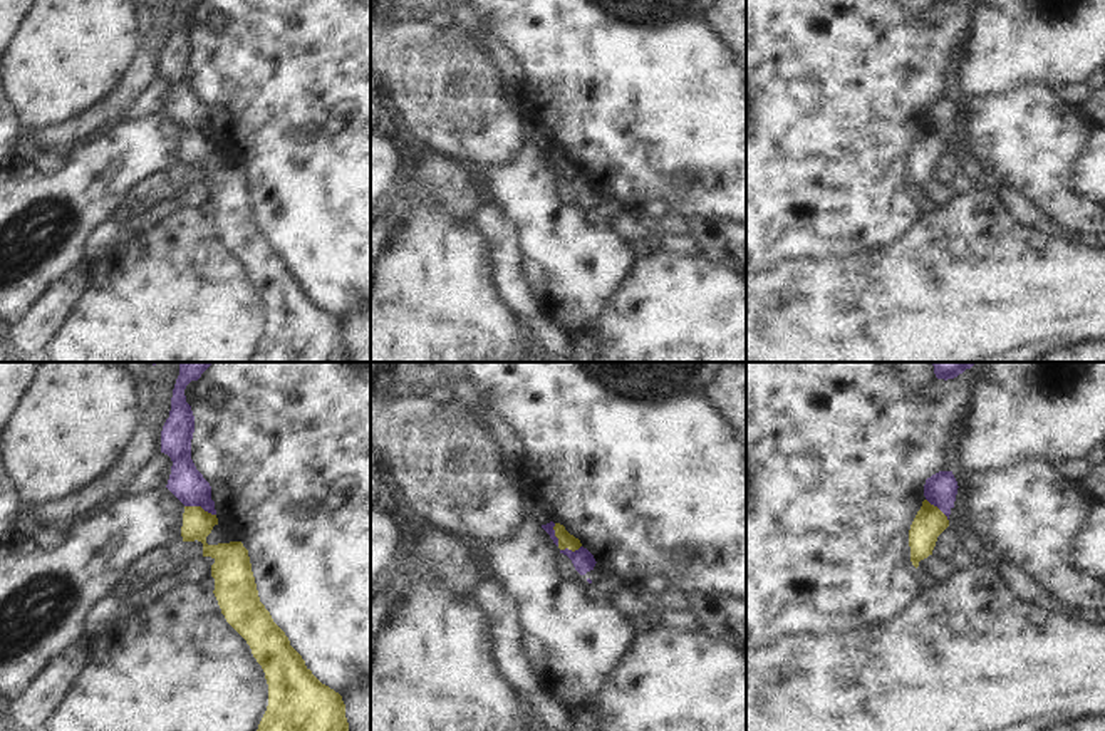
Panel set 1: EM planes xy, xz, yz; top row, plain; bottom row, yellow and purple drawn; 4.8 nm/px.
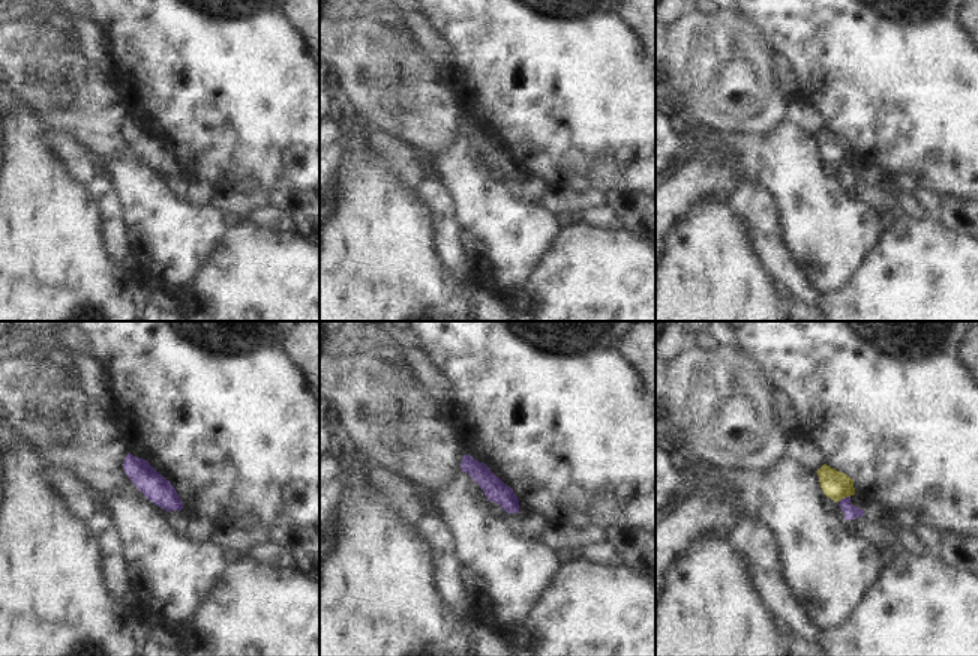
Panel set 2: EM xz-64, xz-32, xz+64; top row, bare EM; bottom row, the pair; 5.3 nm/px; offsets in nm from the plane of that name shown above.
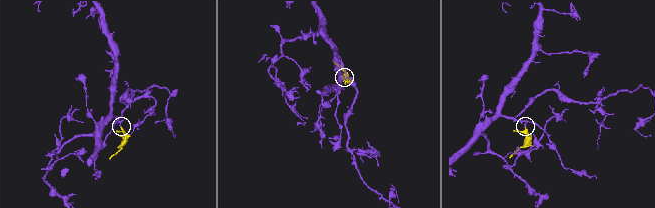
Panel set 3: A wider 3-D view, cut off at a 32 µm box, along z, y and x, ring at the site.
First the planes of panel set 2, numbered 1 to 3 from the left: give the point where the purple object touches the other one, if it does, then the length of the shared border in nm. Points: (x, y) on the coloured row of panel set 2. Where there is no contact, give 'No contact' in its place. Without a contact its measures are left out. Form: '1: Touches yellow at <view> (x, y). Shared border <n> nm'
1: No contact
2: No contact
3: Touches yellow at xz+64 (843, 497). Shared border 80 nm

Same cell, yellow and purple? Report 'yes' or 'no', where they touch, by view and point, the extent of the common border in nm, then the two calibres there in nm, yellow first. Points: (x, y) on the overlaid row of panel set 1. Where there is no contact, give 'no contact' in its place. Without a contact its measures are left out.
no | xy (200, 507) | 160 nm | 140/170 nm

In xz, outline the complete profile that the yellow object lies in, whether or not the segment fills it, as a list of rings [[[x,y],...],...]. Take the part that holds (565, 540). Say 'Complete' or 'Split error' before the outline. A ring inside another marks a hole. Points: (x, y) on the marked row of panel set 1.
Complete. [[[555,523],[553,530],[555,530],[555,537],[558,538],[558,548],[560,548],[560,550],[568,548],[568,550],[575,552],[575,550],[578,550],[578,548],[582,547],[580,540],[575,538],[573,535],[570,535],[570,533],[565,530],[563,525]]]

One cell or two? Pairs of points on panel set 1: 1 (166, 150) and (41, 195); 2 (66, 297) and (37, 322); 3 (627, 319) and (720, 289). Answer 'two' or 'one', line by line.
1: one
2: one
3: one

